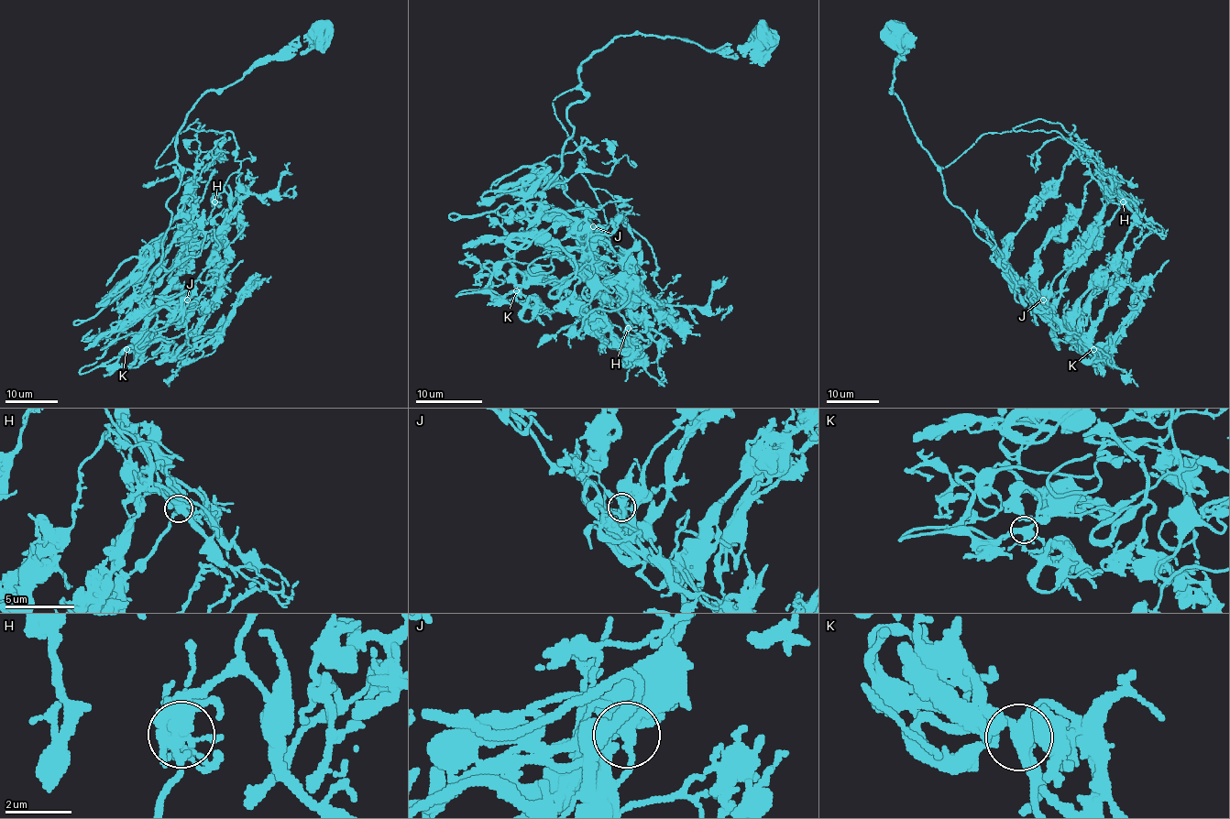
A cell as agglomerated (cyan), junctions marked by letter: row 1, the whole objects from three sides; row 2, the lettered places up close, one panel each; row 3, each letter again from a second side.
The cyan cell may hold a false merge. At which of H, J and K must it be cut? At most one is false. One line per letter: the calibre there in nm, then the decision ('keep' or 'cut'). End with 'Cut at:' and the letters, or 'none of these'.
H: 440 nm | keep
J: 380 nm | keep
K: 400 nm | keep
Cut at: none of these

